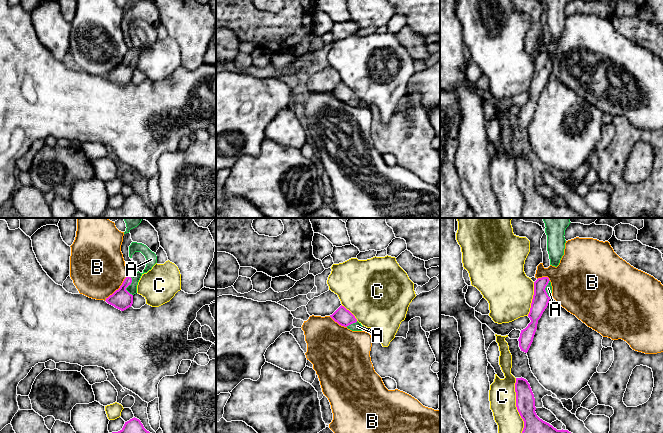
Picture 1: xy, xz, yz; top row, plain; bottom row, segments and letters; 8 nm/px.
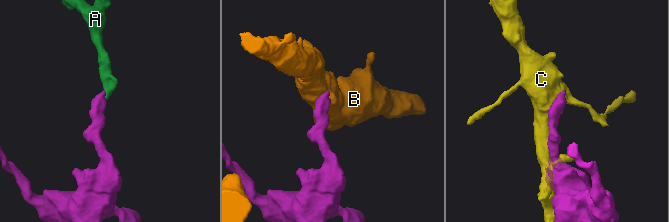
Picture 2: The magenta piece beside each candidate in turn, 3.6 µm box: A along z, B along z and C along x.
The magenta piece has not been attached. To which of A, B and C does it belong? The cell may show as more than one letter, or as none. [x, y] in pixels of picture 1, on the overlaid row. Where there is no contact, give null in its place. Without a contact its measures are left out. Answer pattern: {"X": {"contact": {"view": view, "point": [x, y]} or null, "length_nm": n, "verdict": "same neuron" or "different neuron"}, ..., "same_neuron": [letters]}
{"A": {"contact": {"view": "xy", "point": [129, 284]}, "length_nm": 170, "verdict": "same neuron"}, "B": {"contact": {"view": "xy", "point": [119, 288]}, "length_nm": 300, "verdict": "different neuron"}, "C": {"contact": {"view": "yz", "point": [516, 405]}, "length_nm": 440, "verdict": "different neuron"}, "same_neuron": ["A"]}

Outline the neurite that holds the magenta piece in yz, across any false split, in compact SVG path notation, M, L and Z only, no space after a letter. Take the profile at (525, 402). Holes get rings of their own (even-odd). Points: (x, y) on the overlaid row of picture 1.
M516 378L515 392L516 407L524 421L522 433L571 433L568 430L557 430L537 416L534 394L526 379Z

